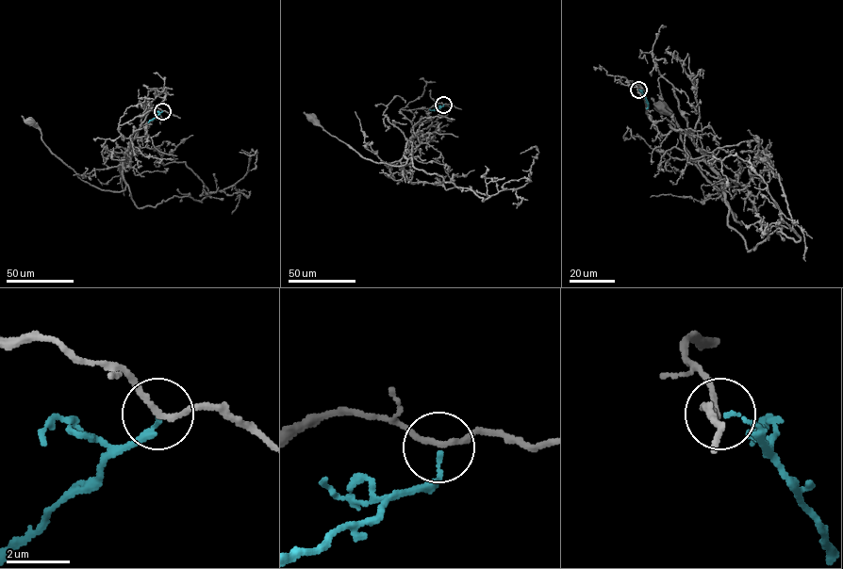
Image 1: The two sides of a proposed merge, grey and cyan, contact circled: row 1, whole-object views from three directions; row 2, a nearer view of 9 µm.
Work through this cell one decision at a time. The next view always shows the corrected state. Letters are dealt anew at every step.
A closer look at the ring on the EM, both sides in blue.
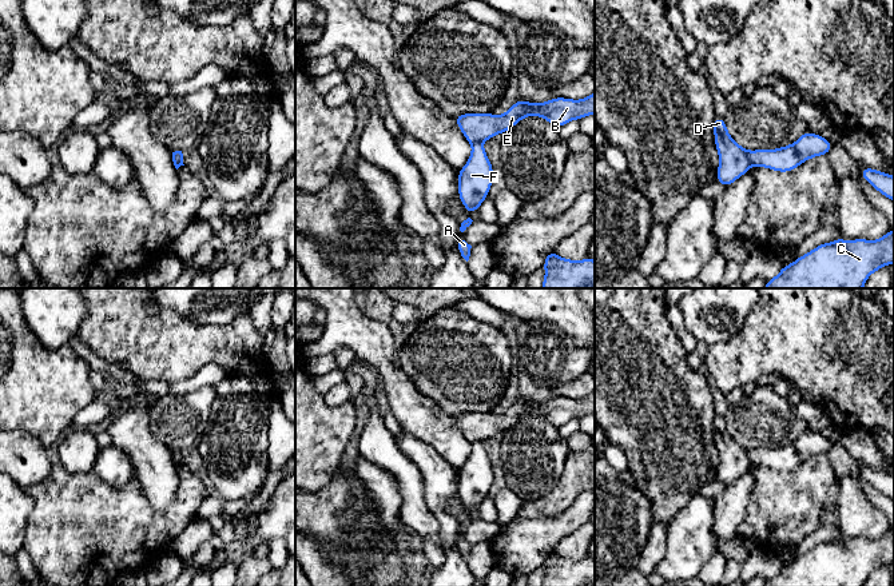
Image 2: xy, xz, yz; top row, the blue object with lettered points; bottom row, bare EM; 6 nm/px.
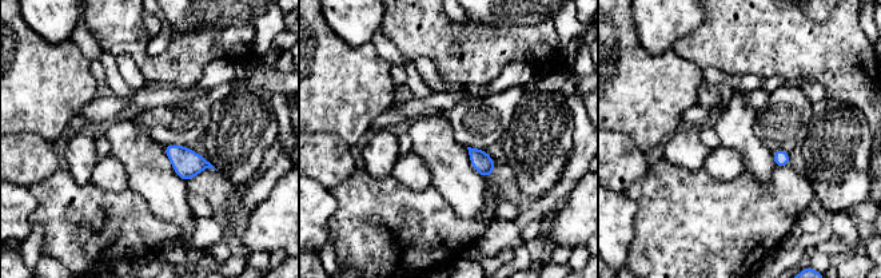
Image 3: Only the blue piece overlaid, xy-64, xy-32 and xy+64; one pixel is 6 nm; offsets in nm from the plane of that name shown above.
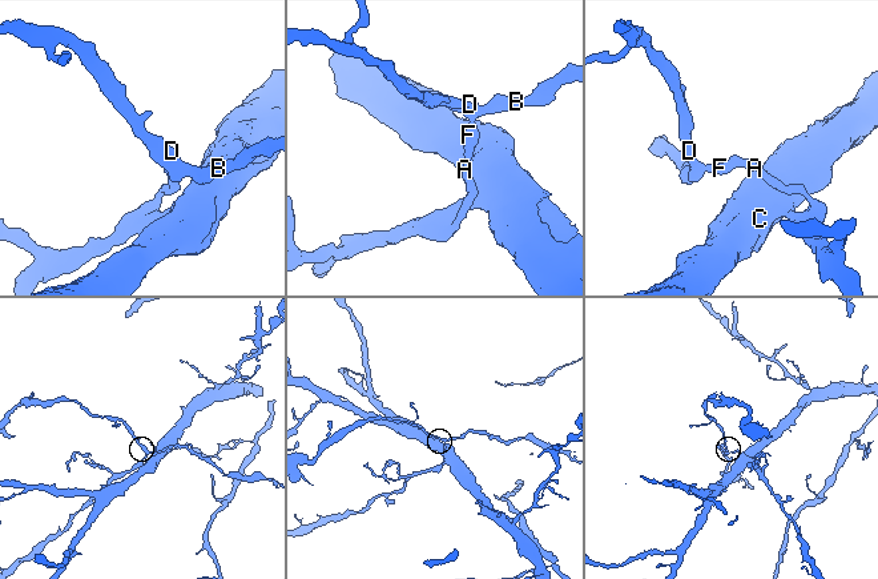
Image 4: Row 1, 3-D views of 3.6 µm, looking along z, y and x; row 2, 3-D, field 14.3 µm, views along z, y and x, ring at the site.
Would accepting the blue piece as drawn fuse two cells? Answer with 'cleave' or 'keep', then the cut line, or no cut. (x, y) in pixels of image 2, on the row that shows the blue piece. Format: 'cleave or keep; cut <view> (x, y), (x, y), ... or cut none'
cleave; cut yz (749, 151), (751, 163)

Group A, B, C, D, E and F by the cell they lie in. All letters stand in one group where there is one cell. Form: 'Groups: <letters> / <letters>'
Groups: A C F / B D E

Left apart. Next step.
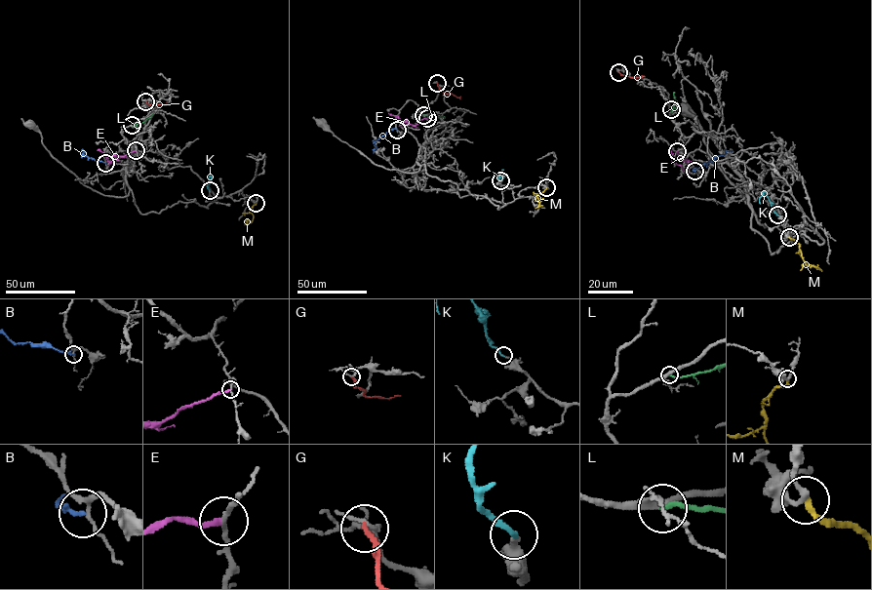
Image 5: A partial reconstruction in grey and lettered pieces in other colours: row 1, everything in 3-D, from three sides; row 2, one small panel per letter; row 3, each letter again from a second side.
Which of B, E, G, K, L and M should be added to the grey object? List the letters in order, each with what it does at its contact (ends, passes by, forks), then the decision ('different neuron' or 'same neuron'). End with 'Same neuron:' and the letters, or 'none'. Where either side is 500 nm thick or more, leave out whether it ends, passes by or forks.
B: it ends there; different neuron
E: it ends there; different neuron
G: it ends there; different neuron
K: it ends there; same neuron
L: it ends there; different neuron
M: it ends there; different neuron
Same neuron: K

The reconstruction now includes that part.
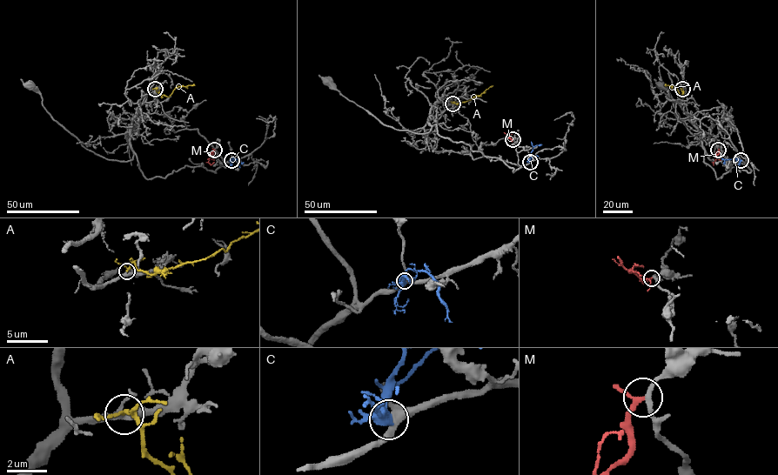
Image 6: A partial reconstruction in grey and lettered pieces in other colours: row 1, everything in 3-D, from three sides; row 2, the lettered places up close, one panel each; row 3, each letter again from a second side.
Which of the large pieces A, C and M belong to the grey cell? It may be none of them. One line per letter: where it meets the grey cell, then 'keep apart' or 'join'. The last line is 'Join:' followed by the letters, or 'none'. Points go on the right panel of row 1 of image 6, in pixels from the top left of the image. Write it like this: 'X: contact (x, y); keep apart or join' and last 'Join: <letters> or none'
A: contact (682, 89); join
C: contact (741, 160); keep apart
M: contact (718, 150); keep apart
Join: A

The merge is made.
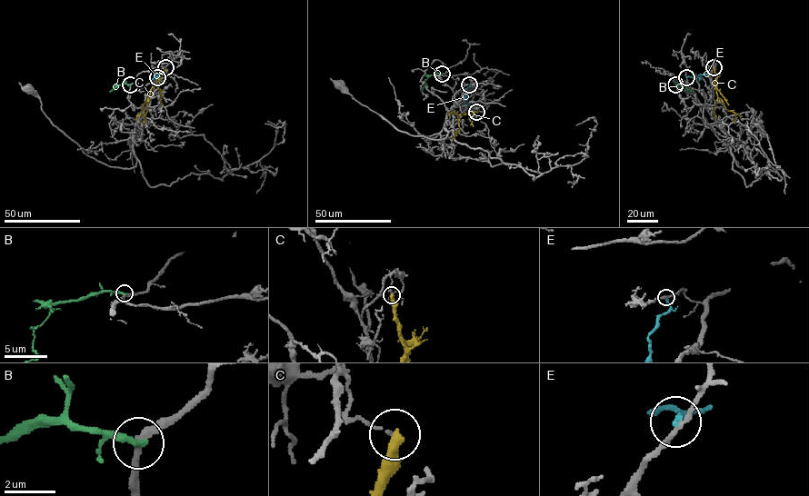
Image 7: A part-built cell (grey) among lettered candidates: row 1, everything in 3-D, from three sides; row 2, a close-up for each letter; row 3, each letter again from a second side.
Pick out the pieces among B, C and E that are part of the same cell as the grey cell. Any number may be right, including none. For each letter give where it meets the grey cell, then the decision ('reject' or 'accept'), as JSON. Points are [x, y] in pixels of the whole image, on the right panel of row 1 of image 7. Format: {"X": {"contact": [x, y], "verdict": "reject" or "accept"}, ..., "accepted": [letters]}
{"B": {"contact": [675, 84], "verdict": "reject"}, "C": {"contact": [714, 67], "verdict": "reject"}, "E": {"contact": [686, 77], "verdict": "reject"}, "accepted": []}

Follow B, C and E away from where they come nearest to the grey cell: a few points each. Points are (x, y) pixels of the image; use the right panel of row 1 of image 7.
B: (675, 84), (694, 92)
C: (714, 67), (717, 96), (727, 110), (735, 114), (734, 124)
E: (686, 77), (708, 74), (709, 71)

